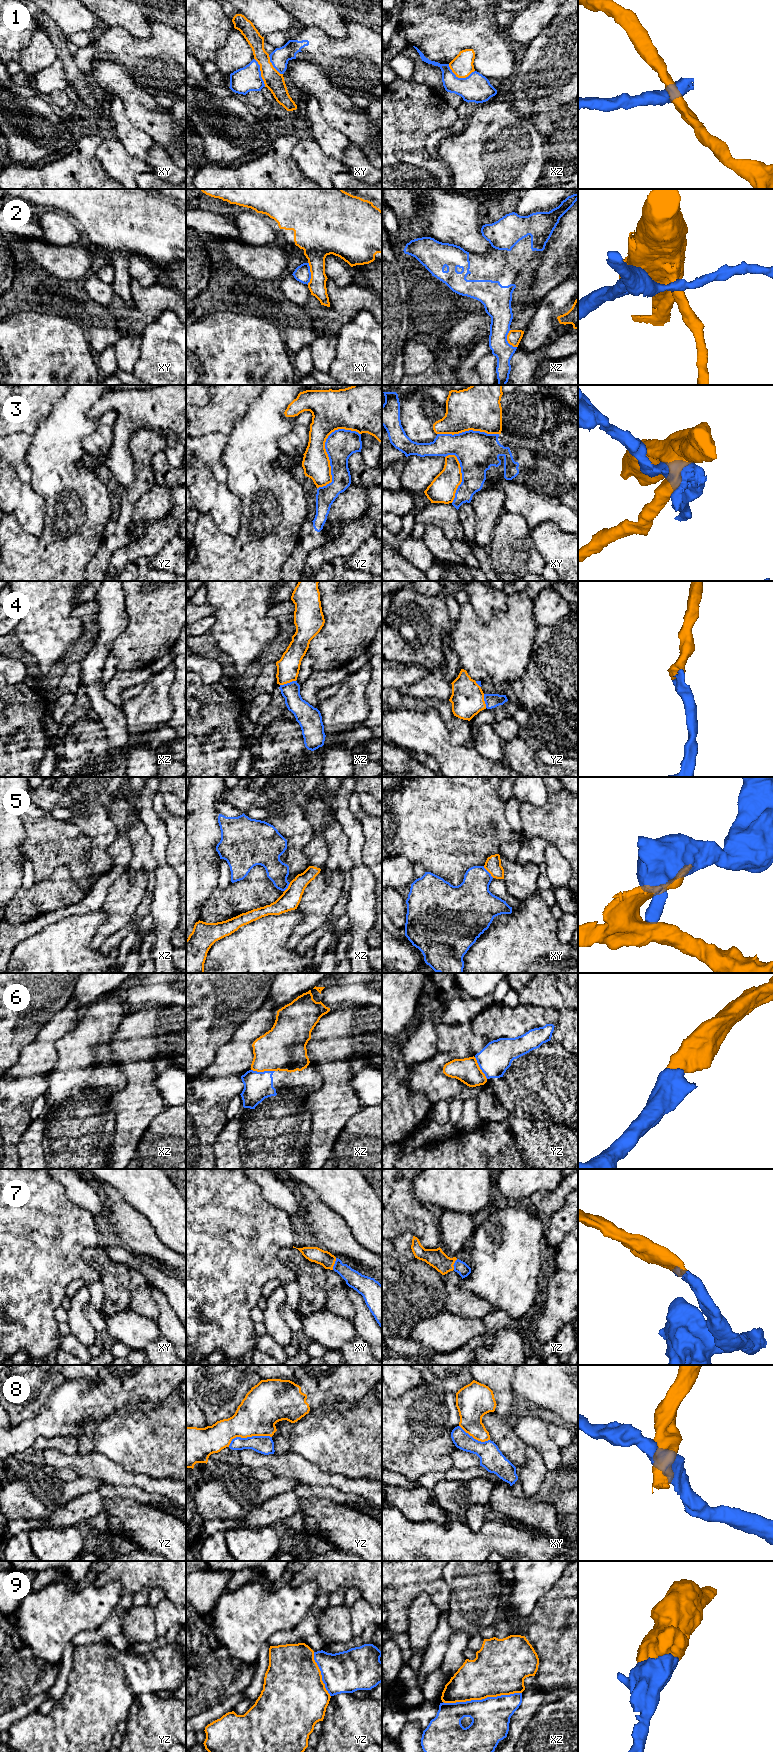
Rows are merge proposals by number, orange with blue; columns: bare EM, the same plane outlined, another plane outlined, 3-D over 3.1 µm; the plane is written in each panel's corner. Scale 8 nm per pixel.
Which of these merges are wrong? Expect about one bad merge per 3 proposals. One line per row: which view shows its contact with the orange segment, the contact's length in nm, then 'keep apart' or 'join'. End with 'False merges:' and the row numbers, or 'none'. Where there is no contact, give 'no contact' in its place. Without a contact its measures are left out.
1: meets orange in xz; contact 220 nm long; keep apart
2: meets orange in xy; contact 180 nm long; keep apart
3: meets orange in yz; contact 550 nm long; keep apart
4: meets orange in xz; contact 130 nm long; join
5: meets orange in xy; contact 130 nm long; keep apart
6: meets orange in xz; contact 190 nm long; join
7: meets orange in xy; contact 100 nm long; join
8: meets orange in yz; contact 360 nm long; keep apart
9: meets orange in xz; contact 650 nm long; join
False merges: 1, 2, 3, 5, 8

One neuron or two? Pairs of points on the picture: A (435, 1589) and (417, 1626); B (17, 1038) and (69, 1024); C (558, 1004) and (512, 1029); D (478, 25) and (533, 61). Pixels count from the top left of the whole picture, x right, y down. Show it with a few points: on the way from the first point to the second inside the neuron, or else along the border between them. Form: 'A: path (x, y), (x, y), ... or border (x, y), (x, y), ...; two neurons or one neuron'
A: border (408, 1606), (420, 1593), (426, 1592), (440, 1610); two neurons
B: border (54, 1014), (36, 1037), (22, 1048); two neurons
C: border (527, 1005), (536, 1005), (550, 1009); two neurons
D: border (518, 63), (517, 69), (511, 77); two neurons

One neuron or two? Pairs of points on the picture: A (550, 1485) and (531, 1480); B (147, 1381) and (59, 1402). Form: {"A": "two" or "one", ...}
{"A": "two", "B": "one"}

